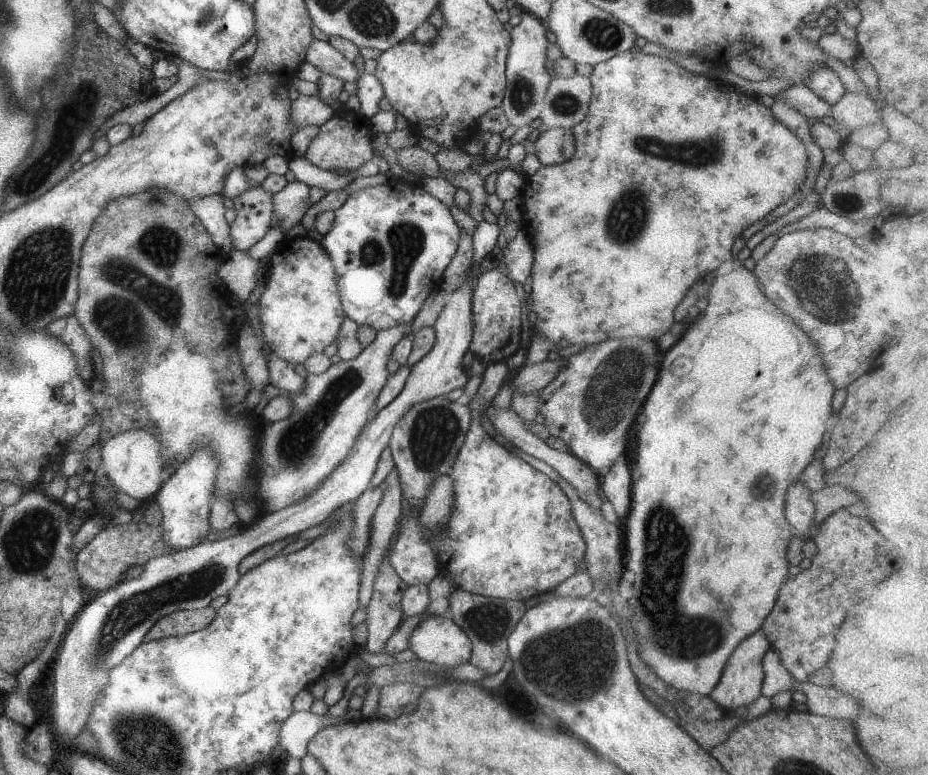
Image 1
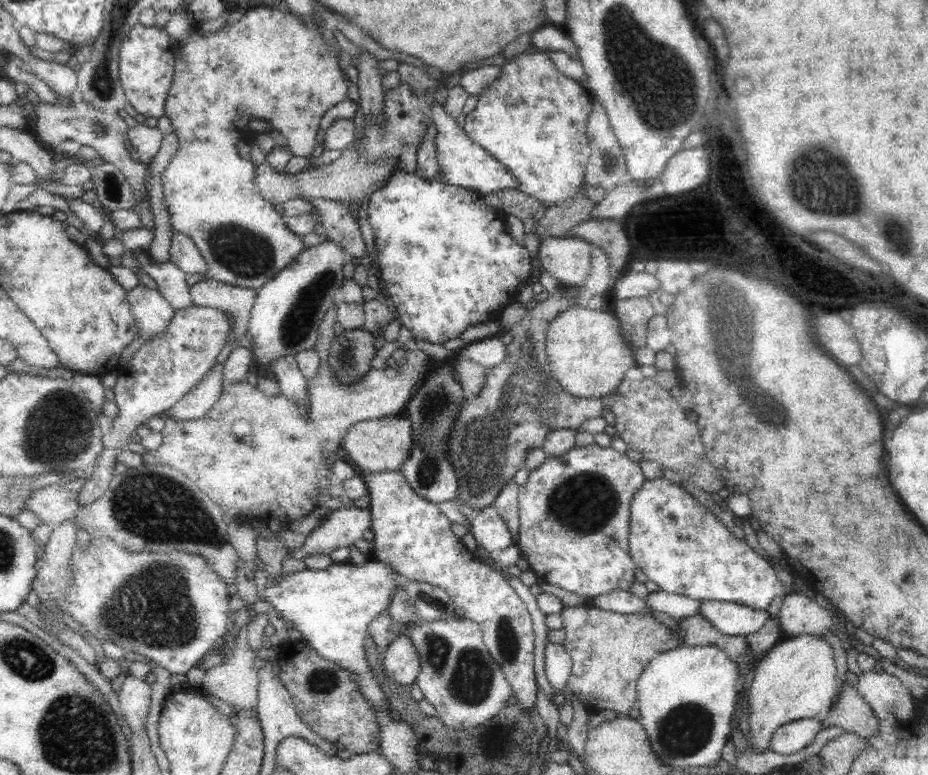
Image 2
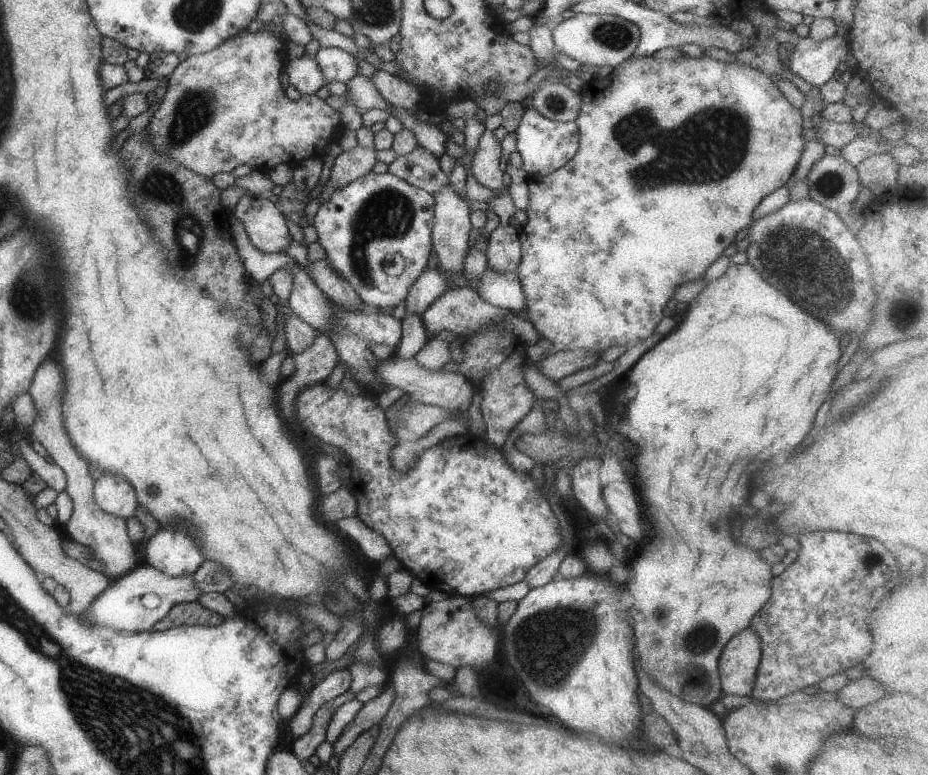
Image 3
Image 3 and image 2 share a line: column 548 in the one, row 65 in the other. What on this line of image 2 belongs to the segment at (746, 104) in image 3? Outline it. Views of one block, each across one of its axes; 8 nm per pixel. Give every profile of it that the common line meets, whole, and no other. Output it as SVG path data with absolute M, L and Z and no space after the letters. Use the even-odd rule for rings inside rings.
M256 4L247 11L243 18L235 21L233 24L227 23L222 28L218 28L216 32L208 32L208 34L201 34L199 32L198 23L190 25L190 32L186 40L174 42L172 47L172 54L174 55L174 73L171 80L171 86L165 100L165 115L170 119L172 124L188 124L188 128L184 128L184 136L180 136L178 142L178 150L170 160L170 164L166 167L163 174L163 193L165 194L165 201L167 202L167 209L172 219L173 230L177 230L182 234L188 235L199 248L201 255L204 257L207 266L208 278L226 283L227 285L239 286L247 289L259 289L263 284L266 284L270 278L274 278L284 266L288 266L288 262L292 262L294 256L298 256L302 252L302 239L286 229L286 224L283 218L277 213L277 209L272 207L270 203L262 199L262 195L256 191L256 185L252 183L254 178L255 165L254 163L242 159L238 155L238 143L241 140L241 133L234 128L234 120L236 120L236 112L244 112L244 104L246 104L246 112L244 112L244 120L254 118L254 120L262 120L266 124L270 124L272 131L284 135L287 140L287 149L291 156L310 156L316 144L316 136L318 136L318 126L320 121L324 118L324 114L333 106L346 99L346 80L344 79L345 71L342 70L340 63L338 63L338 54L329 49L327 39L324 37L319 26L313 24L308 27L302 18L284 11L279 4L263 5Z

